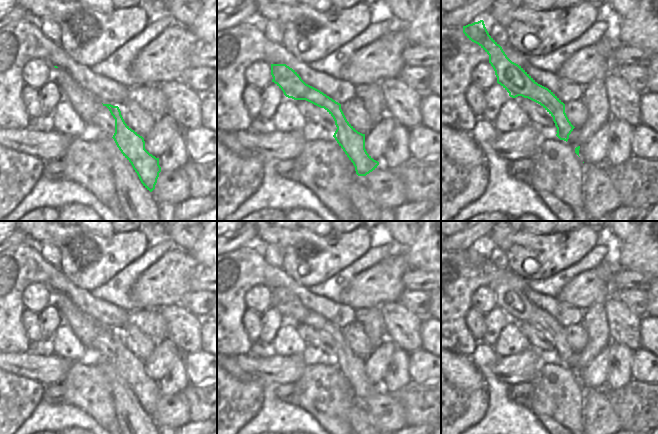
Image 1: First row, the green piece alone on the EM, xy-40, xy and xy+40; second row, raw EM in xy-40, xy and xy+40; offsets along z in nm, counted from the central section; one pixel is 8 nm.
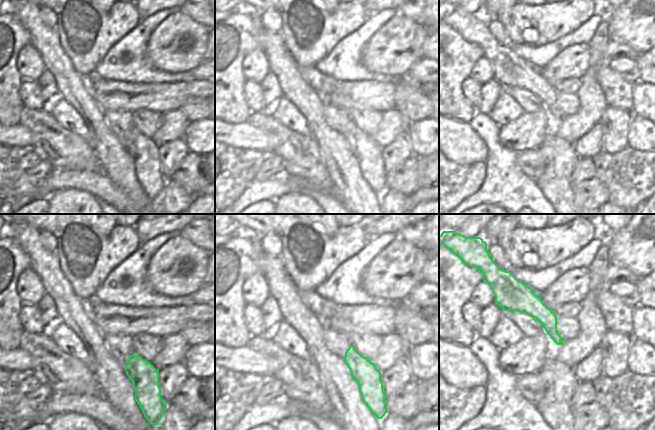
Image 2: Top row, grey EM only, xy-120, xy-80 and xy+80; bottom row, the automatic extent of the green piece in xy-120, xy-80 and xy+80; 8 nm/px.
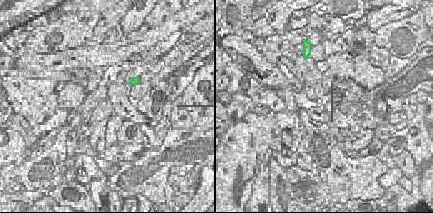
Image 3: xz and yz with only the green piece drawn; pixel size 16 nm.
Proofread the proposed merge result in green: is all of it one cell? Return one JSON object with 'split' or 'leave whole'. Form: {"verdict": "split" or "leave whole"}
{"verdict": "leave whole"}

